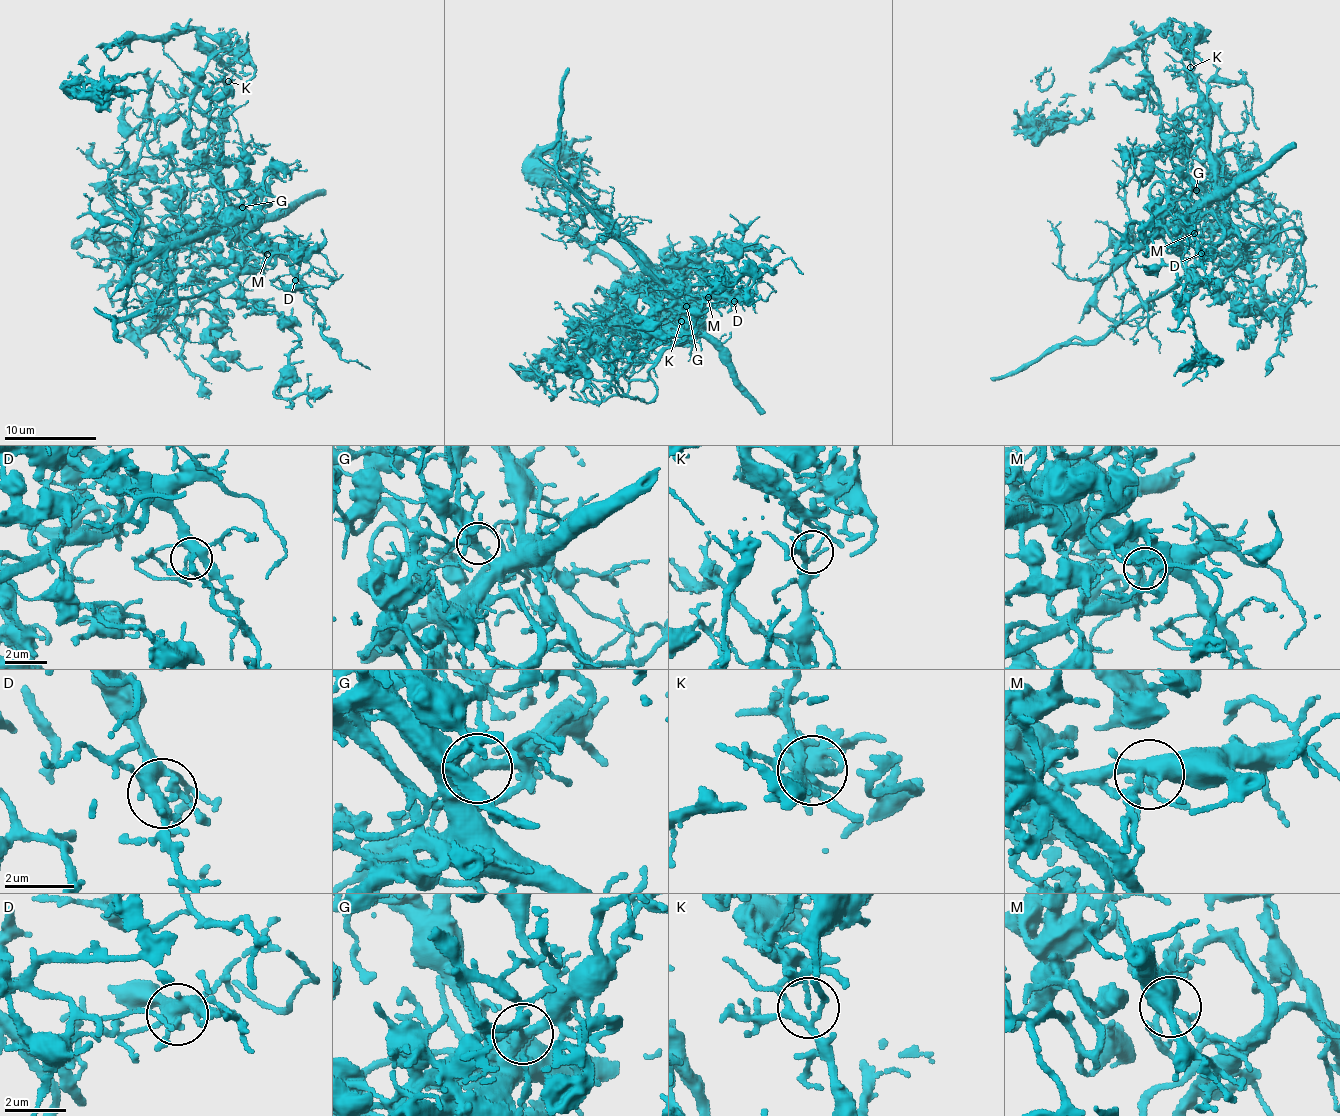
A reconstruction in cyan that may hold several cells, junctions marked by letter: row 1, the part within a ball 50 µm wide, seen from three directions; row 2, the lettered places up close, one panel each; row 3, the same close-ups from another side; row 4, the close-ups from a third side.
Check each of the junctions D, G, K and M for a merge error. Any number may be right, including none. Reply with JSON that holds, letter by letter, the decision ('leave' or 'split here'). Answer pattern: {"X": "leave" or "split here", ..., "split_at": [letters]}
{"D": "leave", "G": "split here", "K": "split here", "M": "leave", "split_at": ["G", "K"]}

